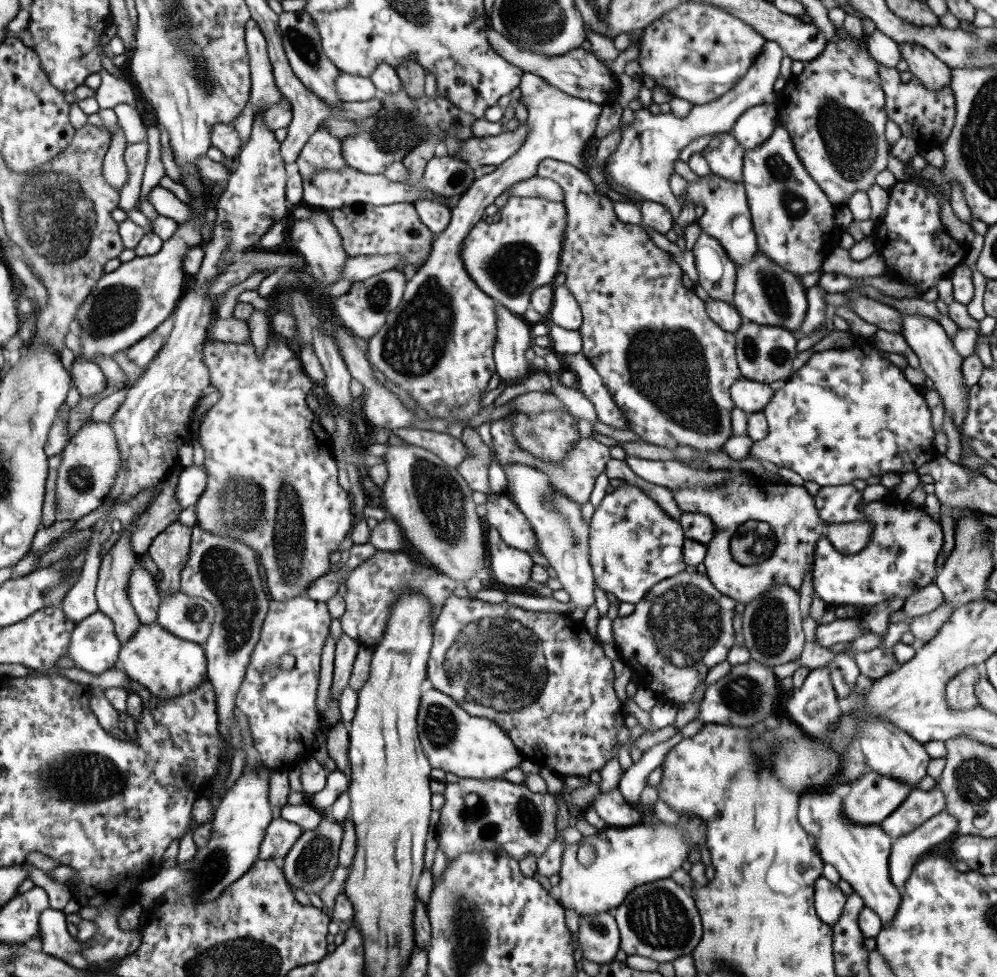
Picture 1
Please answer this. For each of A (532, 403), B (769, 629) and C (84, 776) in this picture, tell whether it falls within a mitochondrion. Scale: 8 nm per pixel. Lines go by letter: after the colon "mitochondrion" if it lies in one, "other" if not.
A: other
B: mitochondrion
C: mitochondrion

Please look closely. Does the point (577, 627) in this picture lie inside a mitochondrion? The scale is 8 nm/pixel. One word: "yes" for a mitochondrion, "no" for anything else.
no

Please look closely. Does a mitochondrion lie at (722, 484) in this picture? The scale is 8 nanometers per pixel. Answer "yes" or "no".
no

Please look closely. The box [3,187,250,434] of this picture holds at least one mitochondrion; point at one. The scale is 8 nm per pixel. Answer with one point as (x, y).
(112, 308)

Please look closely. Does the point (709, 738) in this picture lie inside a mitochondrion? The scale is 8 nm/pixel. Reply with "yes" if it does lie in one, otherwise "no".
no

